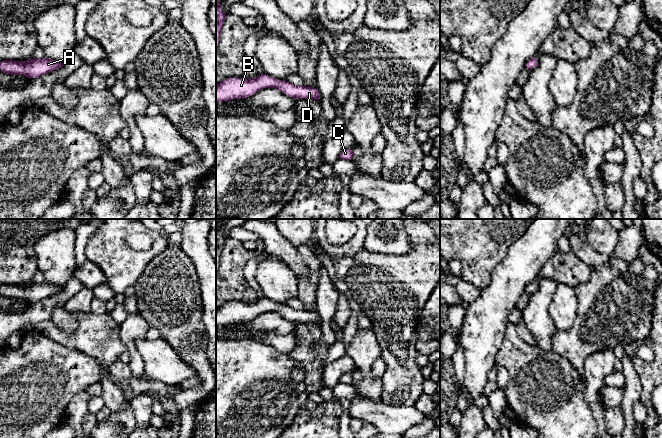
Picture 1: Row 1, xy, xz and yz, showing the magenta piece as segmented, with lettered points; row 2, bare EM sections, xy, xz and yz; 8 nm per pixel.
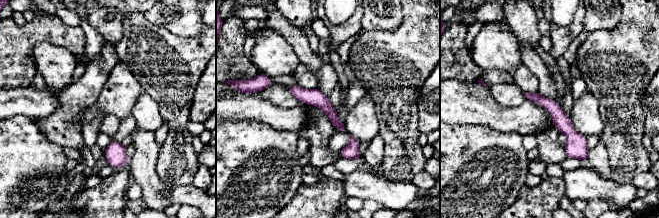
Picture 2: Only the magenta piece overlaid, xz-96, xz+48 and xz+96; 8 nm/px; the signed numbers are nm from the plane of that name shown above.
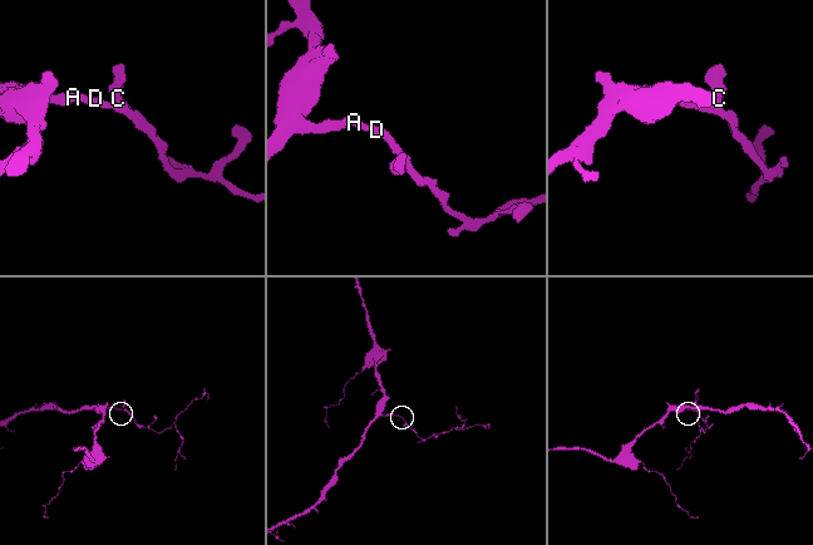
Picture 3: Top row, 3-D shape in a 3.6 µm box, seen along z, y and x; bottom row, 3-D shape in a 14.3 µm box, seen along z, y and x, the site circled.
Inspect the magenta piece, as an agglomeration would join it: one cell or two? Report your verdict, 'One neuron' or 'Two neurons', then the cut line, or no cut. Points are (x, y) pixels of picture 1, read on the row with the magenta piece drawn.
One neuron. No split

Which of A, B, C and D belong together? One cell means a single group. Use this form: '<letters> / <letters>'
A B C D

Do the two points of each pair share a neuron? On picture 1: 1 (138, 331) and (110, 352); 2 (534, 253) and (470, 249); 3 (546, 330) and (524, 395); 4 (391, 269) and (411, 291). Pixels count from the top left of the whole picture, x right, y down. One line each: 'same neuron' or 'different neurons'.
1: different neurons
2: different neurons
3: different neurons
4: same neuron

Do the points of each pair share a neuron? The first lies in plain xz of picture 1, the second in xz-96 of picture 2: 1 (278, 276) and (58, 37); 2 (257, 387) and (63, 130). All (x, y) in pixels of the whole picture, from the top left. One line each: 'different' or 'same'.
1: different
2: different

